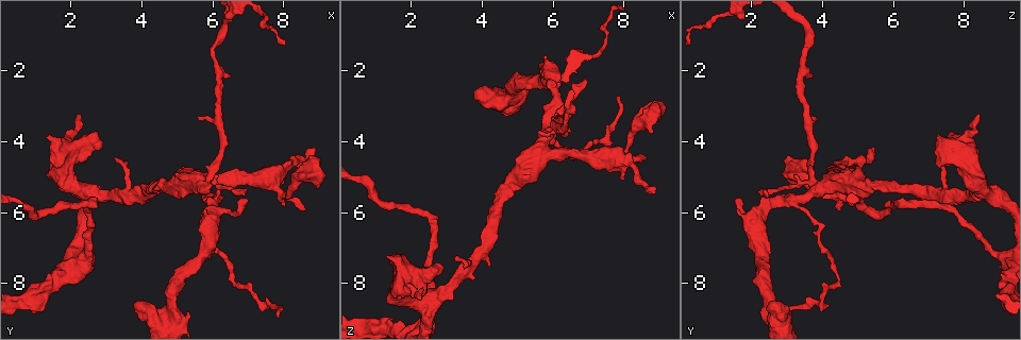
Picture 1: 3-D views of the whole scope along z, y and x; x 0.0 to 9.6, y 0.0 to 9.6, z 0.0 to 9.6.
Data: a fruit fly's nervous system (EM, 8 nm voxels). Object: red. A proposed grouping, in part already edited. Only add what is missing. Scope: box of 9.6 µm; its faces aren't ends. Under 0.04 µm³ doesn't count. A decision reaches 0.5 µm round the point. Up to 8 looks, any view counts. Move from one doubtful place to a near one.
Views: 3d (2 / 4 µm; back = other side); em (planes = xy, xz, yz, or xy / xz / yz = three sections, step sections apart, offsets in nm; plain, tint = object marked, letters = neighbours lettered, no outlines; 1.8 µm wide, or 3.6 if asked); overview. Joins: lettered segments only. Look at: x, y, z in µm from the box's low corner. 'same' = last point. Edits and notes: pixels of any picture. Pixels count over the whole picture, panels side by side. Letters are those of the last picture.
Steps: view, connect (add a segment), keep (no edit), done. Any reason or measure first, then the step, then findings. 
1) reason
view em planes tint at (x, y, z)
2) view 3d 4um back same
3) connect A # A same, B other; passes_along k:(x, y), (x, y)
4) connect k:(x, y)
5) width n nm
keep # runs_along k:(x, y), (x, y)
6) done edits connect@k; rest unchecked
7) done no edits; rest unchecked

free end
view 3d 2um at (5.70, 5.90, 1.55)

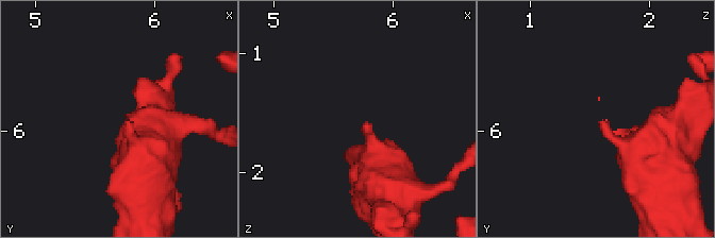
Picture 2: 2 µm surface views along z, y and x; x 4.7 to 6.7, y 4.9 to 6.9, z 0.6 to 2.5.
view em planes tint at (5.74, 5.92, 1.62)

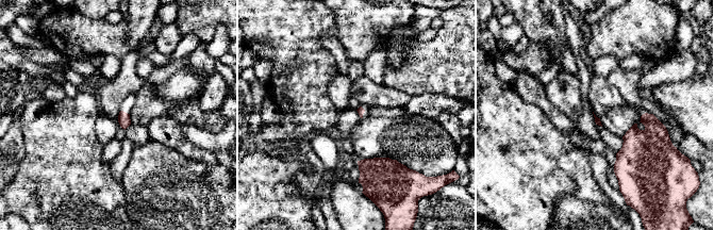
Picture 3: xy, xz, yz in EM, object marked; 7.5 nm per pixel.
see the neighbours
view em planes letters same

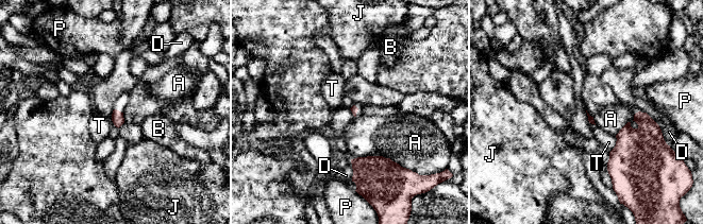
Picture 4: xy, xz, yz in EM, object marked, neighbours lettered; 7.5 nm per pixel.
longest_contact A 380 nm
keep # A other, B other, D other, J other, P other, T other; border 4:(351, 158), (384, 156), (400, 165); none of them fits

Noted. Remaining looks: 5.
branch stops here
view em yz step 16 tint at (8.65, 5.95, 4.45)

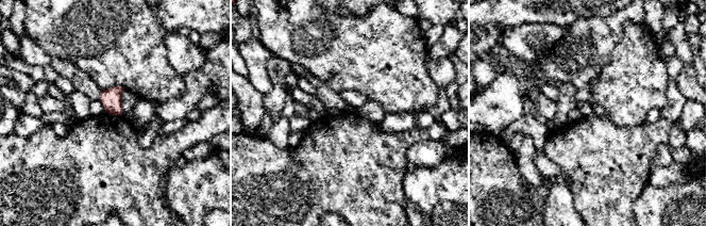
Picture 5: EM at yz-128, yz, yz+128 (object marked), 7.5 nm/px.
another direction
view em planes letters same

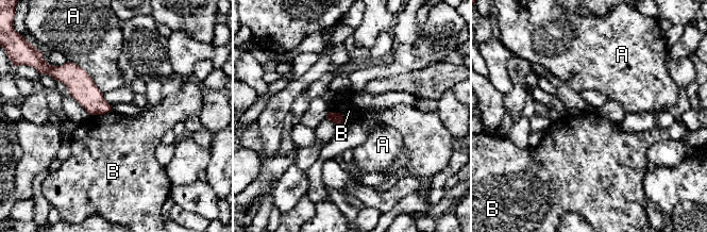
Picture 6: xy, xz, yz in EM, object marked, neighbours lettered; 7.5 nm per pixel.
keep # A other, B other; border 6:(329, 111), (339, 113), (343, 121); no lettered segment goes on from it

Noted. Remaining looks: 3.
view 3d 2um at (8.85, 4.20, 5.45)

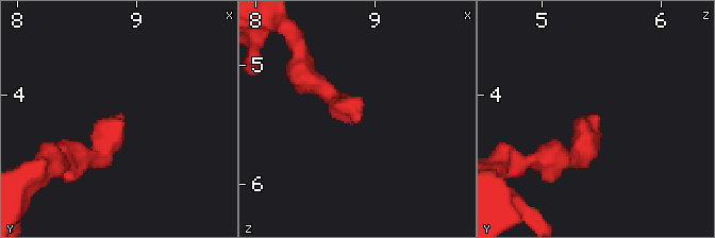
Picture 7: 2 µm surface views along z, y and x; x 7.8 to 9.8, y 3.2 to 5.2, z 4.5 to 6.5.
shape alone is not enough
view em planes letters at (8.86, 4.16, 5.46)

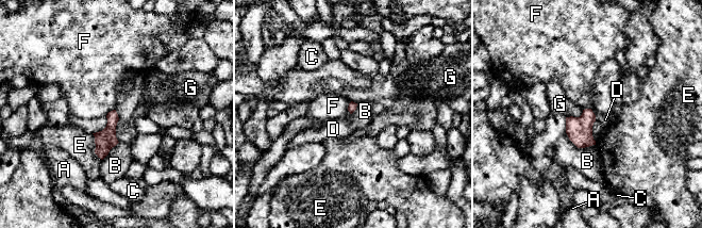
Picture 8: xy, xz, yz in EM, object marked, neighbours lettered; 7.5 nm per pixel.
keep # A other, B other, C other, D other, E other, F other, G other; border 8:(566, 132), (578, 147), (595, 145); none of them fits

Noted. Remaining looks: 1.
done no edits; rest unchecked

